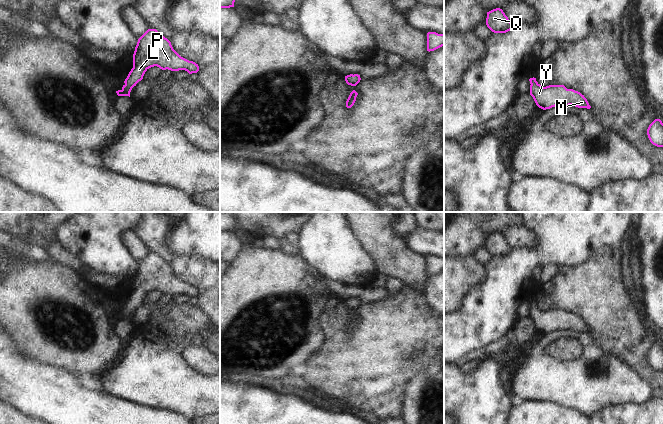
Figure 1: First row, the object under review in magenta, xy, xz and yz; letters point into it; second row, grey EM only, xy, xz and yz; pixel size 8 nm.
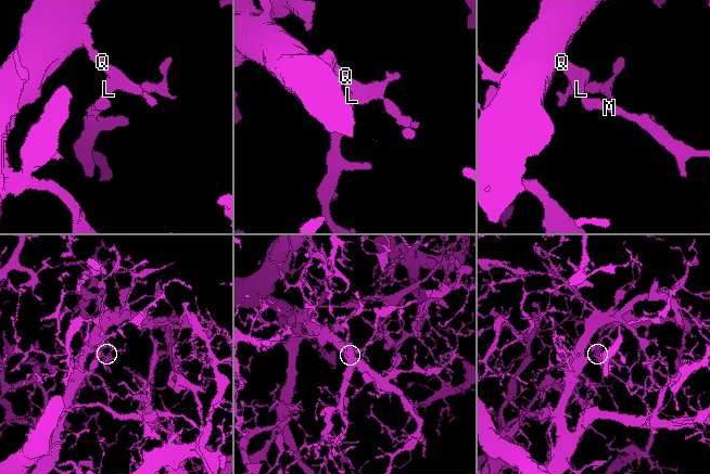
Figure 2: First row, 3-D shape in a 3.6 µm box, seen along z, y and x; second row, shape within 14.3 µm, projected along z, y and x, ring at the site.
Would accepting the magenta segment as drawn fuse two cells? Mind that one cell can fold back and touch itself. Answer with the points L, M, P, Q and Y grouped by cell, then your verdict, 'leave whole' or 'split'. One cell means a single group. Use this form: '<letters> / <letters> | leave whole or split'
L M P Q Y | leave whole

